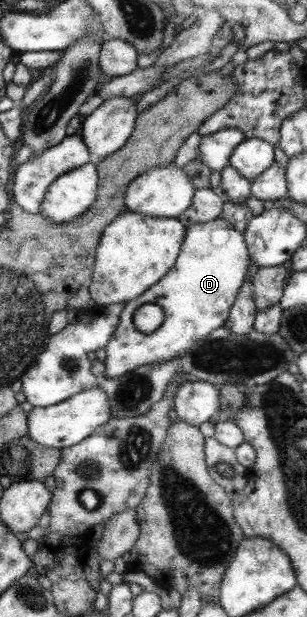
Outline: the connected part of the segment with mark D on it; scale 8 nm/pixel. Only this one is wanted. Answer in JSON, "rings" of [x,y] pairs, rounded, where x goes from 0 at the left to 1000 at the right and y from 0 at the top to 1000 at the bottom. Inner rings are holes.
{"rings":[[[723,350],[684,360],[619,365],[603,373],[564,434],[508,462],[420,486],[391,502],[384,525],[342,562],[332,613],[397,611],[450,593],[541,588],[616,572],[645,553],[743,519],[749,498],[808,441],[808,400],[785,374],[756,371]],[[476,491],[511,493],[534,507],[528,525],[489,541],[450,538],[430,525],[436,501]]]}

